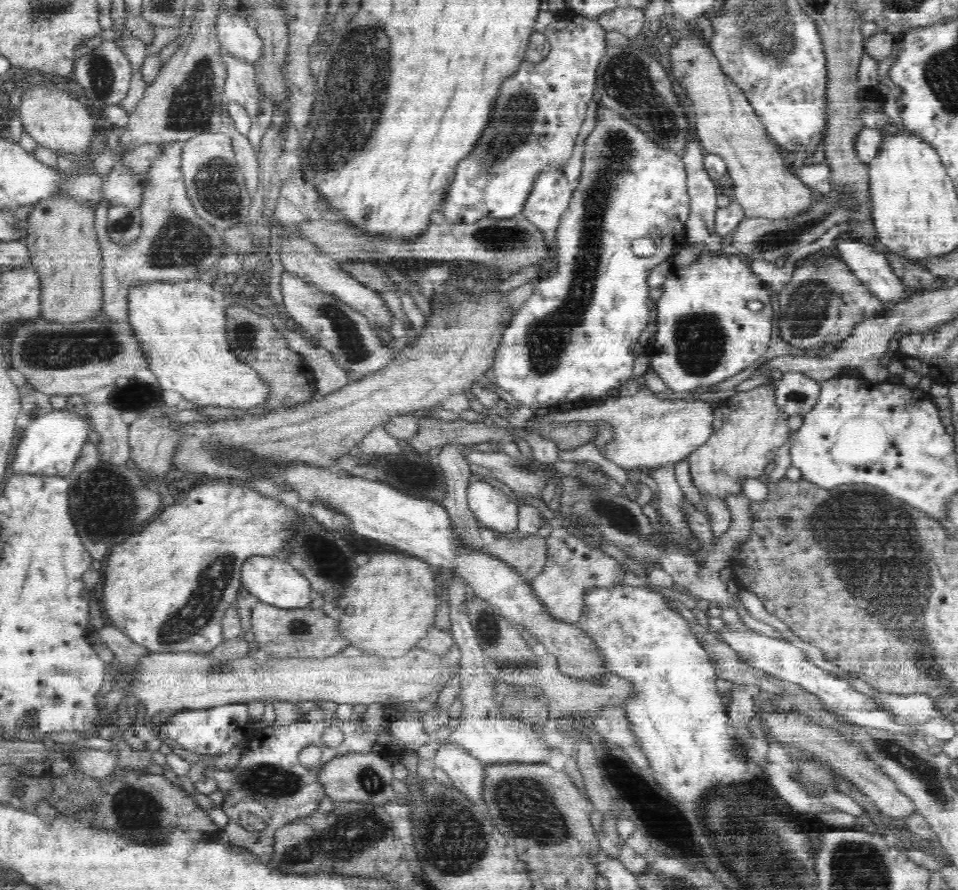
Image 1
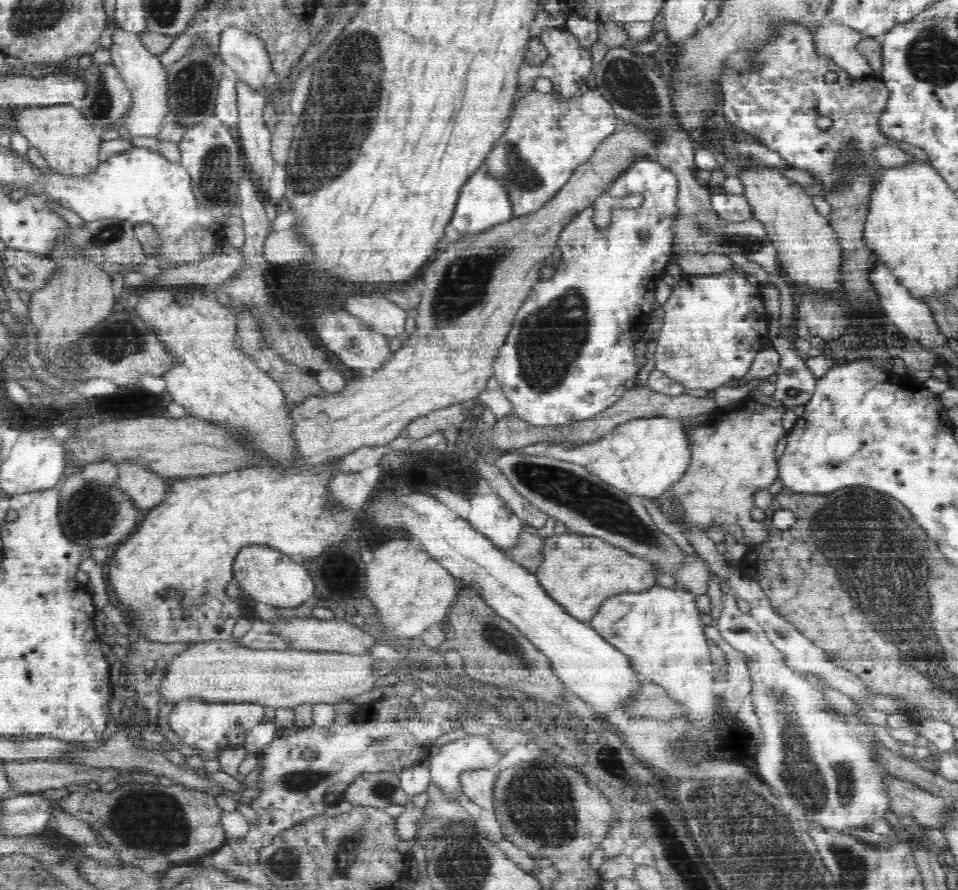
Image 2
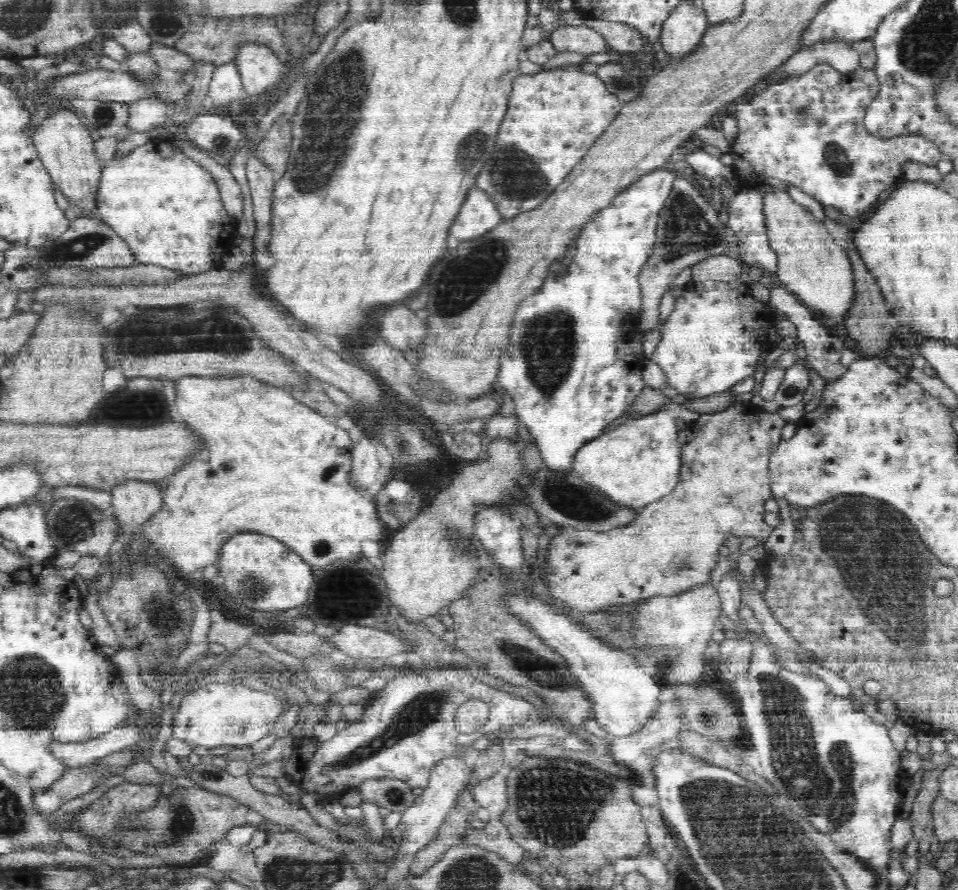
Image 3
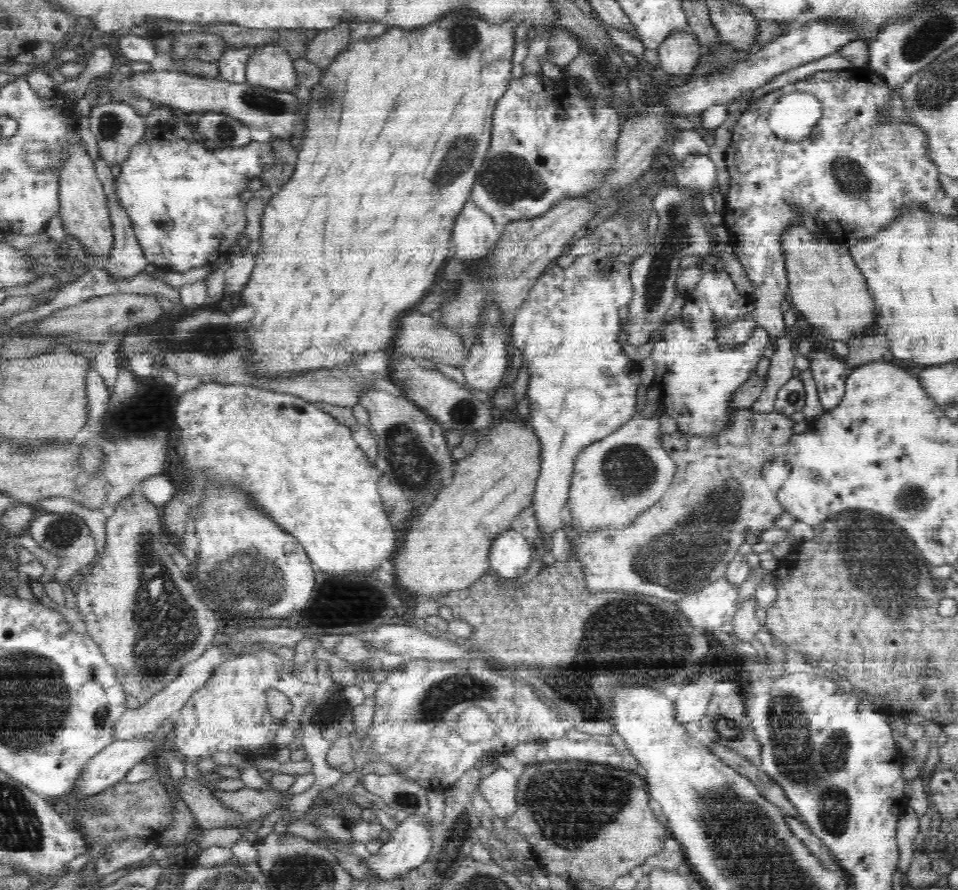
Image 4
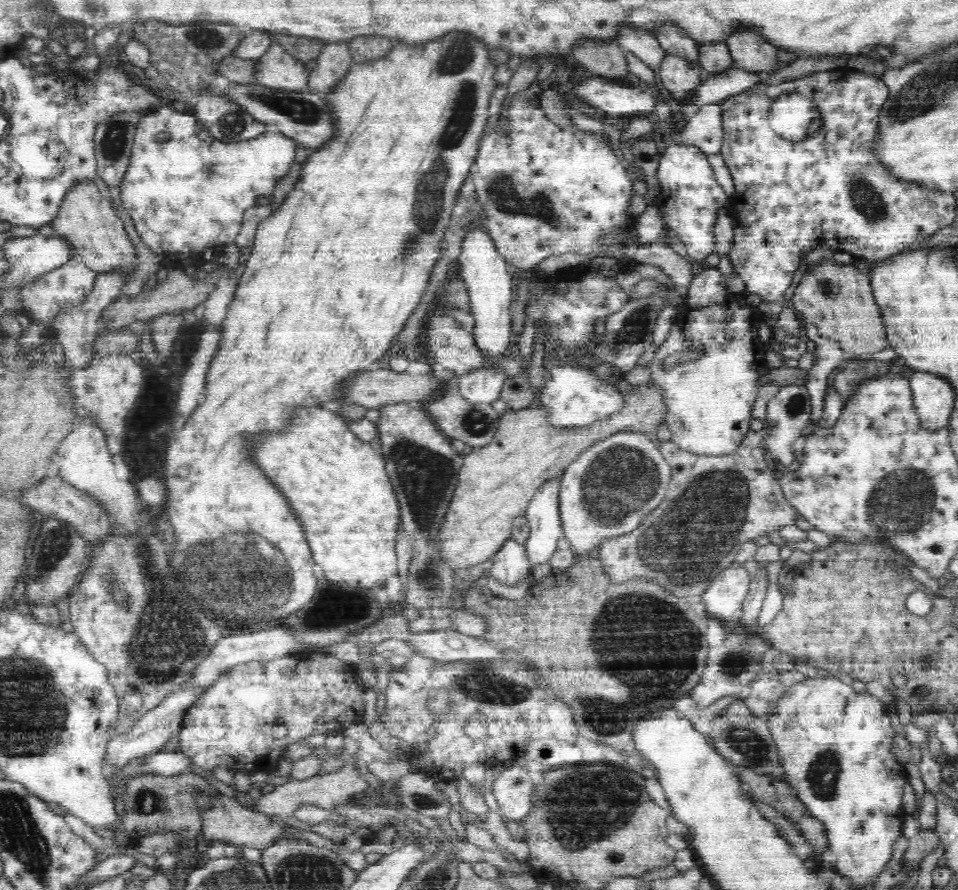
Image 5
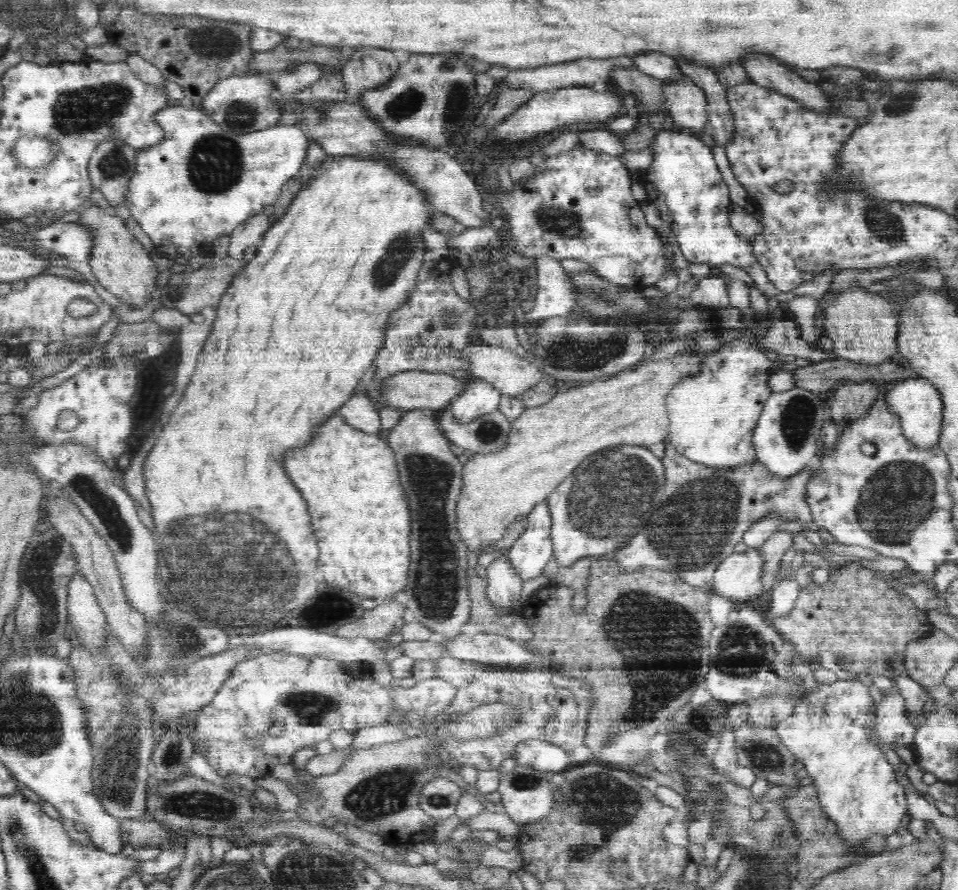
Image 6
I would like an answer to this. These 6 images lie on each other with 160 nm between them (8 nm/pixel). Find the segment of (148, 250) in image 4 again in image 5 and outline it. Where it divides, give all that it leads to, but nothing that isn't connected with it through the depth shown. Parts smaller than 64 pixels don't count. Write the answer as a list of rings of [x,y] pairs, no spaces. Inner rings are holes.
[[[162,104],[141,118],[135,132],[129,169],[120,186],[121,201],[123,202],[124,209],[126,209],[130,217],[134,220],[136,231],[139,233],[142,241],[161,259],[162,265],[168,269],[178,268],[182,270],[187,264],[199,267],[208,260],[214,259],[219,253],[220,248],[232,243],[236,239],[244,214],[246,211],[256,206],[256,198],[258,198],[258,196],[270,198],[278,181],[290,172],[290,169],[297,161],[296,147],[298,146],[298,142],[290,138],[288,134],[270,129],[264,132],[264,134],[254,138],[240,140],[238,142],[222,142],[221,139],[214,138],[213,135],[210,134],[208,128],[197,118],[197,115],[192,116],[192,112],[194,112],[194,110],[191,108],[180,112],[172,109],[170,106]],[[161,133],[164,133],[166,138],[158,142],[154,139],[154,136]]]

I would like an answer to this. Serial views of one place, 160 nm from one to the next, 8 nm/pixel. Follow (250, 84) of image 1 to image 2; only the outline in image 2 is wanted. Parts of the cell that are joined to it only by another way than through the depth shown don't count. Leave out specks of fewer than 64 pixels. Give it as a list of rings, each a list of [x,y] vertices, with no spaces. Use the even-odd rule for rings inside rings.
[[[244,83],[237,84],[237,111],[238,120],[236,126],[240,132],[241,161],[243,172],[248,174],[248,179],[254,183],[256,195],[264,196],[270,190],[270,177],[274,174],[274,159],[270,154],[271,134],[266,128],[262,111],[264,106],[265,94],[261,90],[250,89]]]

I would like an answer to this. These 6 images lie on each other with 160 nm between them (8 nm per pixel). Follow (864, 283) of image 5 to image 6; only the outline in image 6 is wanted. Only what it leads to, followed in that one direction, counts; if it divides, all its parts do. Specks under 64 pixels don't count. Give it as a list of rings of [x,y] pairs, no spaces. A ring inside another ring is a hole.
[[[853,287],[842,291],[825,310],[824,328],[833,342],[833,351],[840,360],[856,365],[882,365],[892,363],[901,354],[901,311],[899,307],[866,289]]]

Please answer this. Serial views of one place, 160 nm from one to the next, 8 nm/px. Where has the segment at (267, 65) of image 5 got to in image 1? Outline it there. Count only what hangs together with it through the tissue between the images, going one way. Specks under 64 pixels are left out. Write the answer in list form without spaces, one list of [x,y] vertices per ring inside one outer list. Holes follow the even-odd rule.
[[[219,14],[216,37],[223,53],[254,68],[265,53],[263,38],[257,33],[252,22],[234,14]]]

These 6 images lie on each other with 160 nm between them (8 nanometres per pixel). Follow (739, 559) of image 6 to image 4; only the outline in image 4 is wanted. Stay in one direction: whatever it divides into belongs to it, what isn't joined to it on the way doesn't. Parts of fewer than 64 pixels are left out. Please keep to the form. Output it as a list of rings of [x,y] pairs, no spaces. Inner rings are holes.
[[[722,576],[698,592],[684,597],[679,606],[694,626],[710,632],[729,626],[737,611],[738,598],[739,584]]]

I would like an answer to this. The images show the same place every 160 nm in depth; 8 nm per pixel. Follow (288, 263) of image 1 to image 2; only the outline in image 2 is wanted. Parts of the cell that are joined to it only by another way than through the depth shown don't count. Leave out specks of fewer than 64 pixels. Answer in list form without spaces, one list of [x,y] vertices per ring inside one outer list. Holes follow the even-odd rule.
[[[378,293],[372,296],[356,294],[345,305],[351,315],[362,319],[373,331],[390,338],[402,334],[409,319],[406,309]]]

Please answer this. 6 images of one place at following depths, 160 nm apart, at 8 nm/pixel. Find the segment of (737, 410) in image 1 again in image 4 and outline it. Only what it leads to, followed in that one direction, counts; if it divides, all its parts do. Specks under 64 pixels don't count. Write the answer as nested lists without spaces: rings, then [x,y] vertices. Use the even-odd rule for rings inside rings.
[[[748,407],[739,409],[737,412],[737,421],[733,425],[730,425],[729,429],[726,429],[721,436],[714,437],[713,440],[710,441],[698,440],[696,437],[684,437],[682,433],[678,433],[678,431],[670,434],[662,434],[659,444],[662,445],[662,449],[668,453],[668,456],[675,464],[674,476],[672,482],[670,482],[670,486],[668,486],[668,491],[663,495],[663,498],[658,501],[658,504],[651,506],[634,521],[632,526],[624,530],[603,530],[597,533],[580,534],[576,542],[577,559],[583,562],[586,567],[587,586],[591,588],[591,590],[628,590],[630,592],[642,592],[679,603],[684,597],[698,592],[706,585],[725,576],[730,560],[738,554],[738,548],[746,542],[746,536],[748,536],[748,534],[759,536],[764,530],[773,528],[775,526],[774,522],[784,514],[785,507],[782,506],[782,503],[775,494],[770,493],[769,486],[762,478],[762,467],[767,457],[775,455],[780,447],[794,435],[792,428],[796,426],[796,423],[796,421],[778,414],[776,411],[760,413],[754,412]]]

